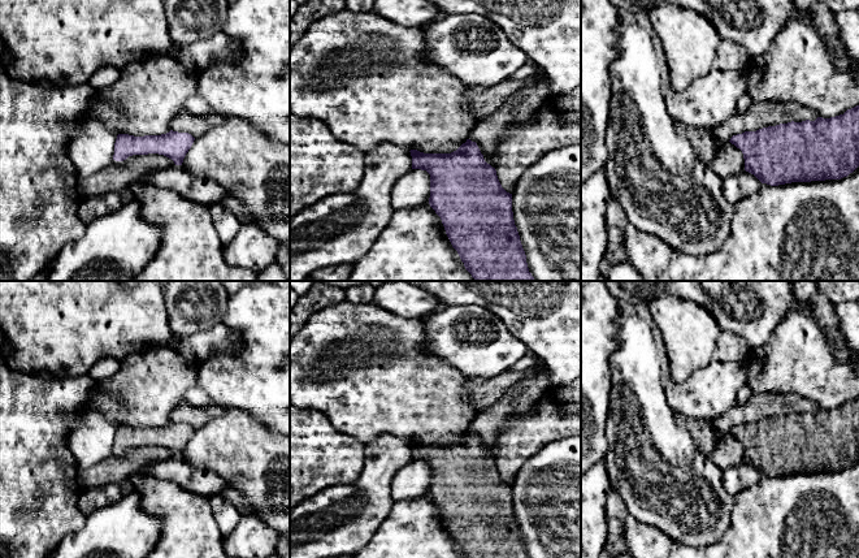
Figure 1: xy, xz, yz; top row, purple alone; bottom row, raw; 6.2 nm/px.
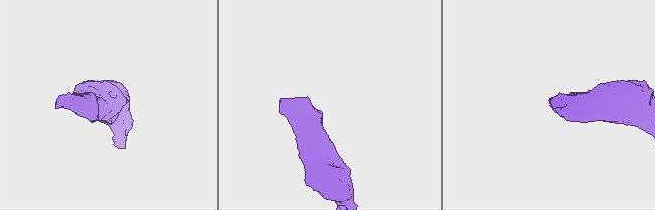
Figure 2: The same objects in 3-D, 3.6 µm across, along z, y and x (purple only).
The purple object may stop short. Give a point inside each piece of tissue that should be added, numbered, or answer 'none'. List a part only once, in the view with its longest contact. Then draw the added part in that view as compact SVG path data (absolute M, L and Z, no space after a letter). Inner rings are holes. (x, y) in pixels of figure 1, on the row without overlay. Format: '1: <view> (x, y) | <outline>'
none

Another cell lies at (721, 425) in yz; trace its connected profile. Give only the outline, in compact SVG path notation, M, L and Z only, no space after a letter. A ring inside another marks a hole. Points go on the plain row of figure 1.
M797 393L752 394L745 405L736 405L728 412L715 419L711 425L713 432L721 437L729 433L733 427L745 423L756 423L763 419L791 412L815 412L817 408L819 406L815 401L804 398Z

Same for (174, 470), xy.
M175 455L169 459L147 463L136 472L177 484L187 492L207 498L229 488L222 477L213 471L195 467Z

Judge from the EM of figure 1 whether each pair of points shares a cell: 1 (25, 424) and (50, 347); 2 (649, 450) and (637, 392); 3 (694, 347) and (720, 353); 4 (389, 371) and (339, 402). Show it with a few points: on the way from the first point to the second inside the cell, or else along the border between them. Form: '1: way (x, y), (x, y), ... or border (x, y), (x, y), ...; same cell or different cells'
1: border (13, 370), (37, 376); different cells
2: way (643, 436), (637, 416), (637, 406); same cell
3: border (721, 331), (712, 358); different cells
4: way (377, 376), (365, 376), (351, 390); same cell

